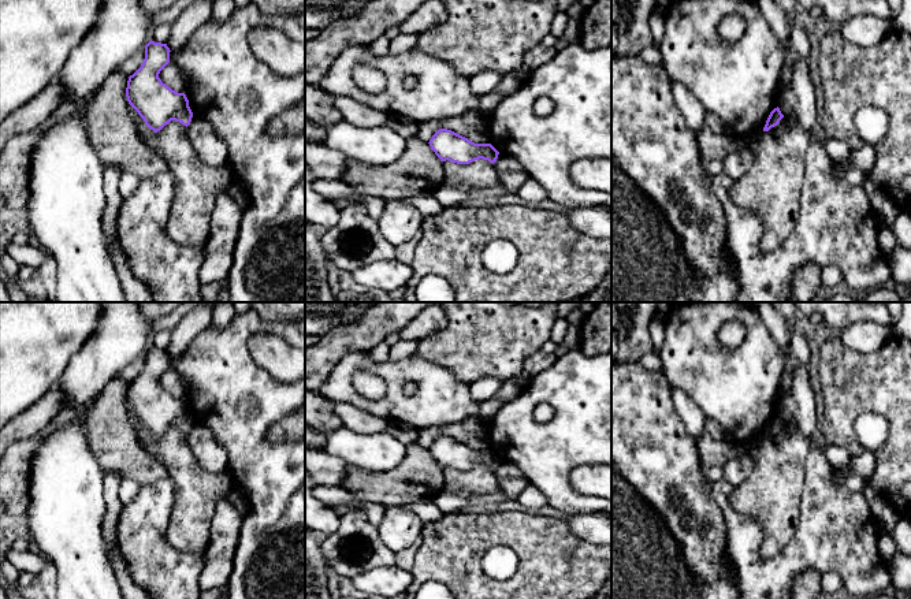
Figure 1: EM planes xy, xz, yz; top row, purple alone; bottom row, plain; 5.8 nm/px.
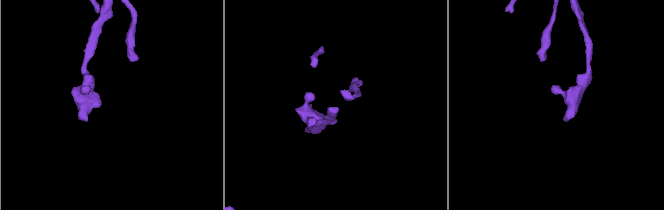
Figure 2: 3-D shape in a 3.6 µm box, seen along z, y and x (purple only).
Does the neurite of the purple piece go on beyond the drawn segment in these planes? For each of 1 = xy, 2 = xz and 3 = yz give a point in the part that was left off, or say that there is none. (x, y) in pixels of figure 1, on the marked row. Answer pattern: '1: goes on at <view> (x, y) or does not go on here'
1: does not go on here
2: does not go on here
3: does not go on here

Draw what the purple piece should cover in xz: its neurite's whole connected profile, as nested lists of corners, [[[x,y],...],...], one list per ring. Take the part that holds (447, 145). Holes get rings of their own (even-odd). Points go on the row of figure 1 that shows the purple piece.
[[[447,129],[438,130],[428,144],[442,161],[457,164],[469,164],[479,159],[494,164],[499,155],[491,144],[475,144]]]

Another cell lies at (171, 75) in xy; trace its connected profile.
[[[168,63],[159,74],[159,78],[163,83],[178,93],[186,92],[186,78],[182,74],[182,70],[174,63]]]

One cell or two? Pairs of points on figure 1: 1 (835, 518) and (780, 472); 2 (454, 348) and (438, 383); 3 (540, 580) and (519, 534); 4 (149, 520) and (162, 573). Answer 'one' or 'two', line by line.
1: two
2: two
3: one
4: one

